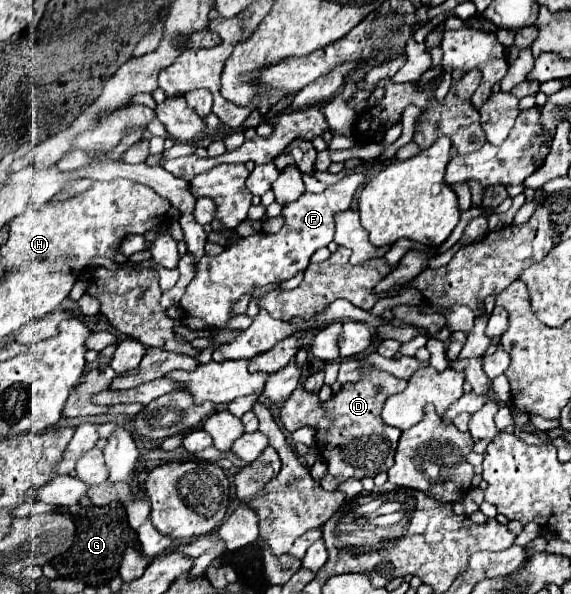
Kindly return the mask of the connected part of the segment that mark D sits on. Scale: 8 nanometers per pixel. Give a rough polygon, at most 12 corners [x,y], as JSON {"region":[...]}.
{"region":[[364,365],[328,401],[302,383],[280,409],[316,429],[334,491],[394,465],[402,431],[380,413],[404,379]]}

